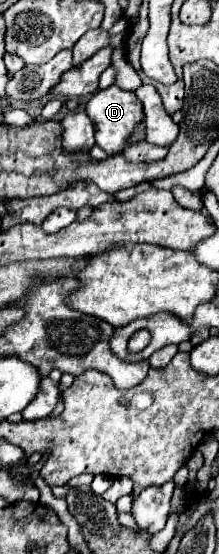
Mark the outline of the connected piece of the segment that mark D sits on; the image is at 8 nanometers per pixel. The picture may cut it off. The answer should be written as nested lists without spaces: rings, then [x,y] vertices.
[[[110,85],[108,89],[96,91],[90,101],[86,103],[86,113],[96,129],[96,145],[102,147],[106,153],[118,153],[124,149],[126,139],[130,137],[136,123],[142,121],[144,111],[140,99],[132,91],[122,91],[116,85]]]

